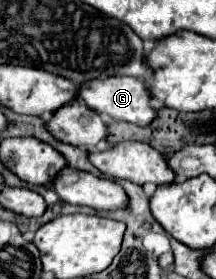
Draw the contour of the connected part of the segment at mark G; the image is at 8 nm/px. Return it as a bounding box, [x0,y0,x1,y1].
[78,76,154,124]

